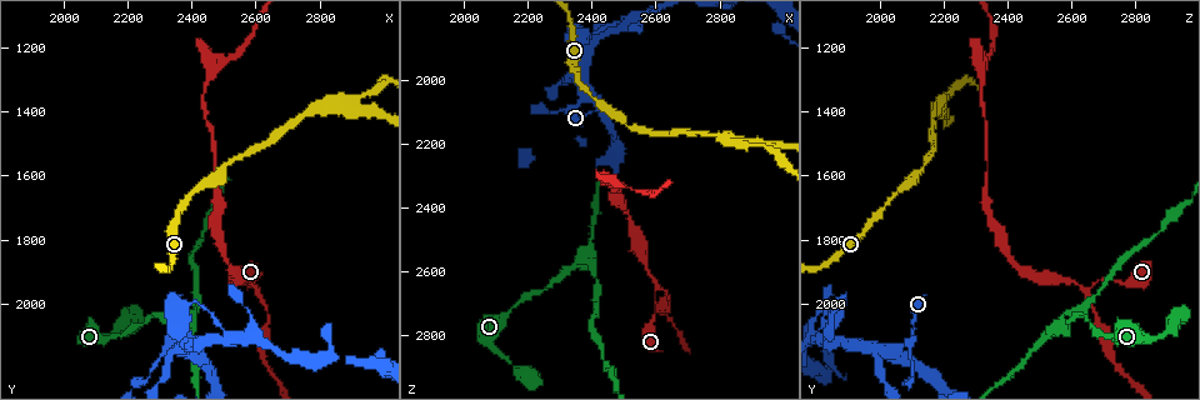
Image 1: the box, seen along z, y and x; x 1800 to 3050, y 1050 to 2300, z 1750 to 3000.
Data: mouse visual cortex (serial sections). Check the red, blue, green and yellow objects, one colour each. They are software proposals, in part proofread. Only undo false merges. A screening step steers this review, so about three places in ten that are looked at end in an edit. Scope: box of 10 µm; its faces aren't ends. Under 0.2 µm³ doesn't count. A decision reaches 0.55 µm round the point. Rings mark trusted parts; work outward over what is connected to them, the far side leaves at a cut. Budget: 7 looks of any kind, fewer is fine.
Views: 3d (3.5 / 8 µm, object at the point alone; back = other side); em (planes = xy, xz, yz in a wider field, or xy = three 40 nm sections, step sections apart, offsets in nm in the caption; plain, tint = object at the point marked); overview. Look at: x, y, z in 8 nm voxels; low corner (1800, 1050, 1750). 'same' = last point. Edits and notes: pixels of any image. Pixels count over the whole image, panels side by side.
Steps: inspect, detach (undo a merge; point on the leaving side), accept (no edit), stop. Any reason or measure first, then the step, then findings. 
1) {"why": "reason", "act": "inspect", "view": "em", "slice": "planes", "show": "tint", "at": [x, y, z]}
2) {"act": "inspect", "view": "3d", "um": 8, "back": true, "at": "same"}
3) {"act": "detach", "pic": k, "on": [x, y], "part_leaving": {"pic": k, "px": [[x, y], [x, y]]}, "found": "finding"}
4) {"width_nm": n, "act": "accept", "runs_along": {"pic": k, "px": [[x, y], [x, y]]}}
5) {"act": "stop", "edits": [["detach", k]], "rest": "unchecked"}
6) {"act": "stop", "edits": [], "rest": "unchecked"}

{"why": "sharp bend", "act": "inspect", "view": "3d", "um": 8, "back": true, "at": [2600, 1960, 2650]}

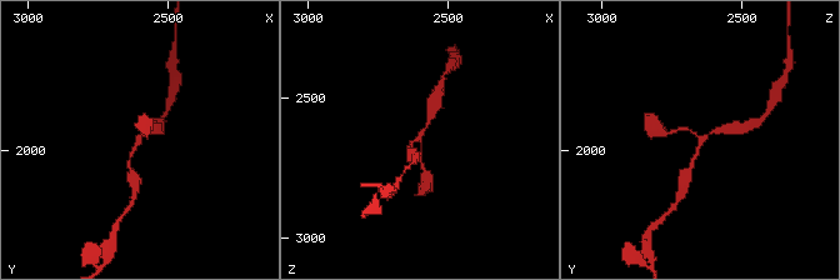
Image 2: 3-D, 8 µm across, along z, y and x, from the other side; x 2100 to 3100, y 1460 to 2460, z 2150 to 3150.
{"why": "closer look", "act": "inspect", "view": "3d", "um": 3.5, "at": "same"}

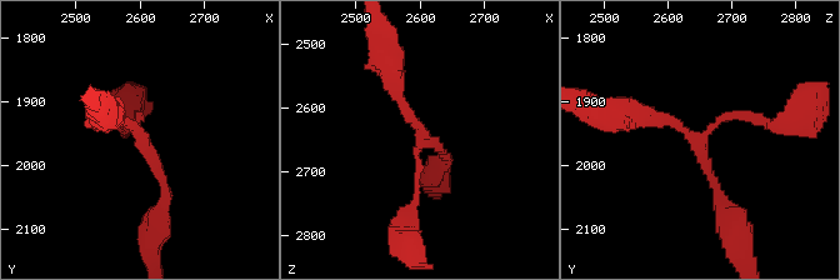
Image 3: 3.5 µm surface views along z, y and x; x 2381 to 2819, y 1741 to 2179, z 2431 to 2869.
{"act": "inspect", "view": "em", "slice": "xy", "step": 1, "show": "tint", "at": [2605, 1960, 2650]}

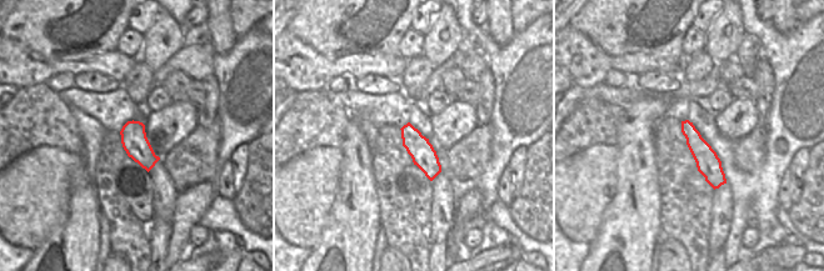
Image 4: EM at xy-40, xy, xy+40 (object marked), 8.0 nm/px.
{"act": "accept", "runs_along": {"pic": 4, "px": [[684, 124], [707, 159], [715, 185]]}, "found": "continuous, no second cell"}

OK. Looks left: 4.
{"why": "three-way junction", "act": "inspect", "view": "3d", "um": 3.5, "at": [2370, 2060, 2570]}

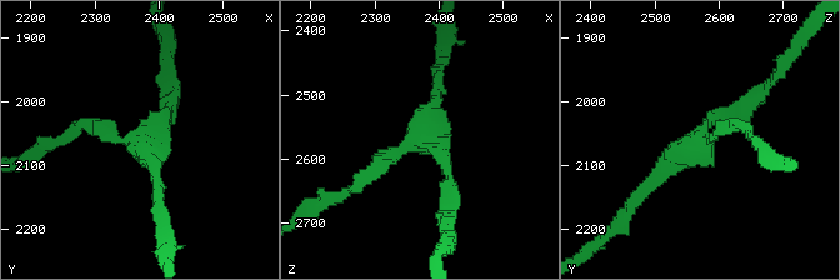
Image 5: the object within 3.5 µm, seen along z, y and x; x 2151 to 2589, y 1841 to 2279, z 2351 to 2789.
{"arms": 3, "arm_widths_nm": [150, 200, 200], "act": "inspect", "view": "em", "slice": "xy", "step": 1, "show": "tint", "at": [2365, 2060, 2570]}

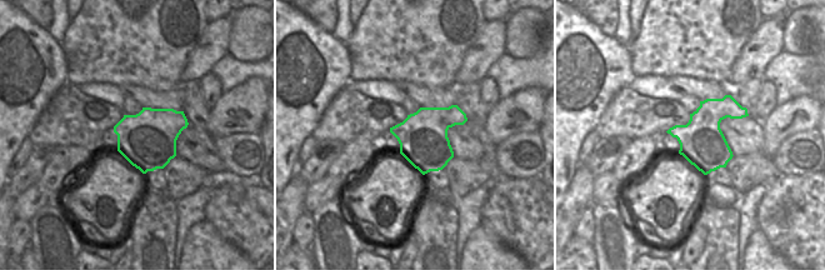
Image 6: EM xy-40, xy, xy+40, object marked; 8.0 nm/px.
{"width_nm": 400, "act": "accept", "runs_along": {"pic": 5, "px": [[73, 129], [138, 140], [169, 101]]}, "found": "one cell here"}

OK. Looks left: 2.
{"why": "sharp bend", "act": "inspect", "view": "3d", "um": 3.5, "at": [2370, 2140, 2000]}

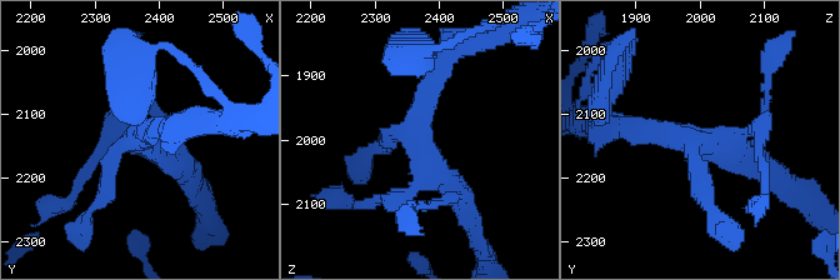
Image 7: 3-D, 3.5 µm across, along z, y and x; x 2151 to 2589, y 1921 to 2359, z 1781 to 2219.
{"why": "shape alone is not enough", "act": "inspect", "view": "em", "slice": "xy", "step": 5, "show": "tint", "at": [2375, 2140, 1995]}

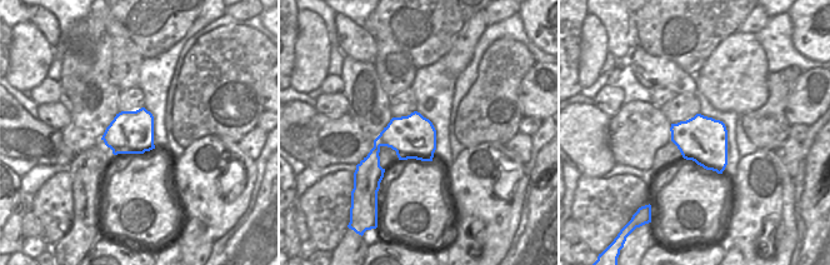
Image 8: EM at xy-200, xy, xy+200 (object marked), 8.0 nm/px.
{"act": "accept", "runs_along": {"pic": 7, "px": [[460, 195], [421, 144], [444, 64]]}, "found": "all the same cell"}

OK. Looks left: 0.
{"act": "stop", "edits": [], "rest": "unchecked"}

